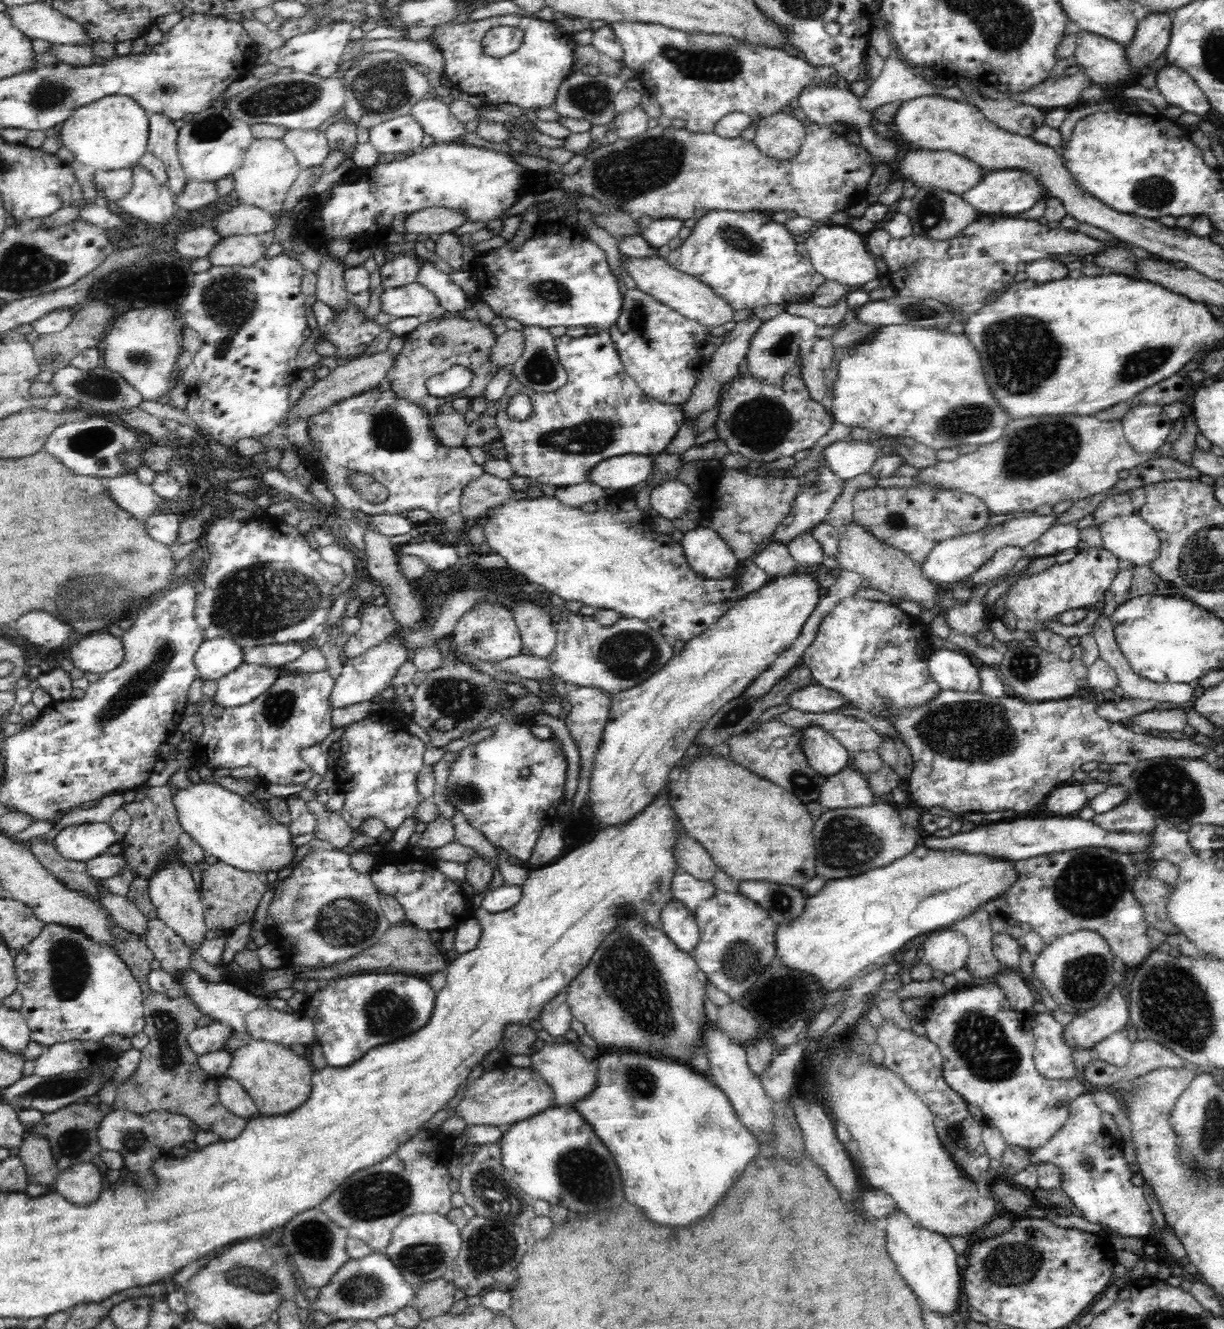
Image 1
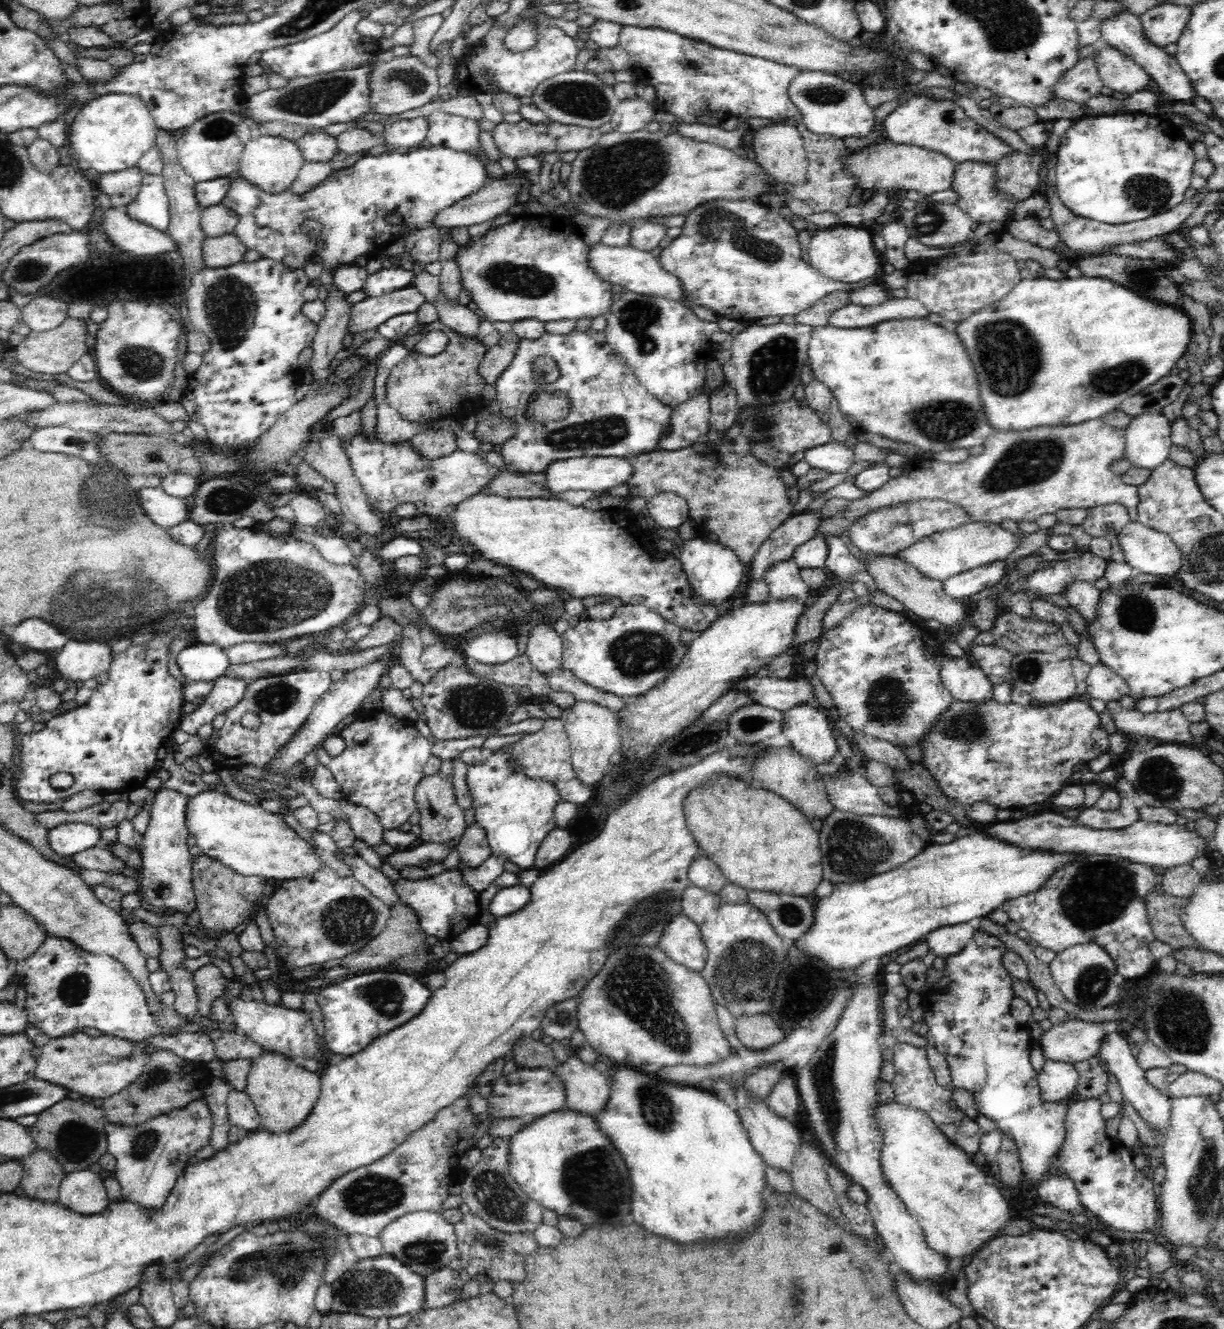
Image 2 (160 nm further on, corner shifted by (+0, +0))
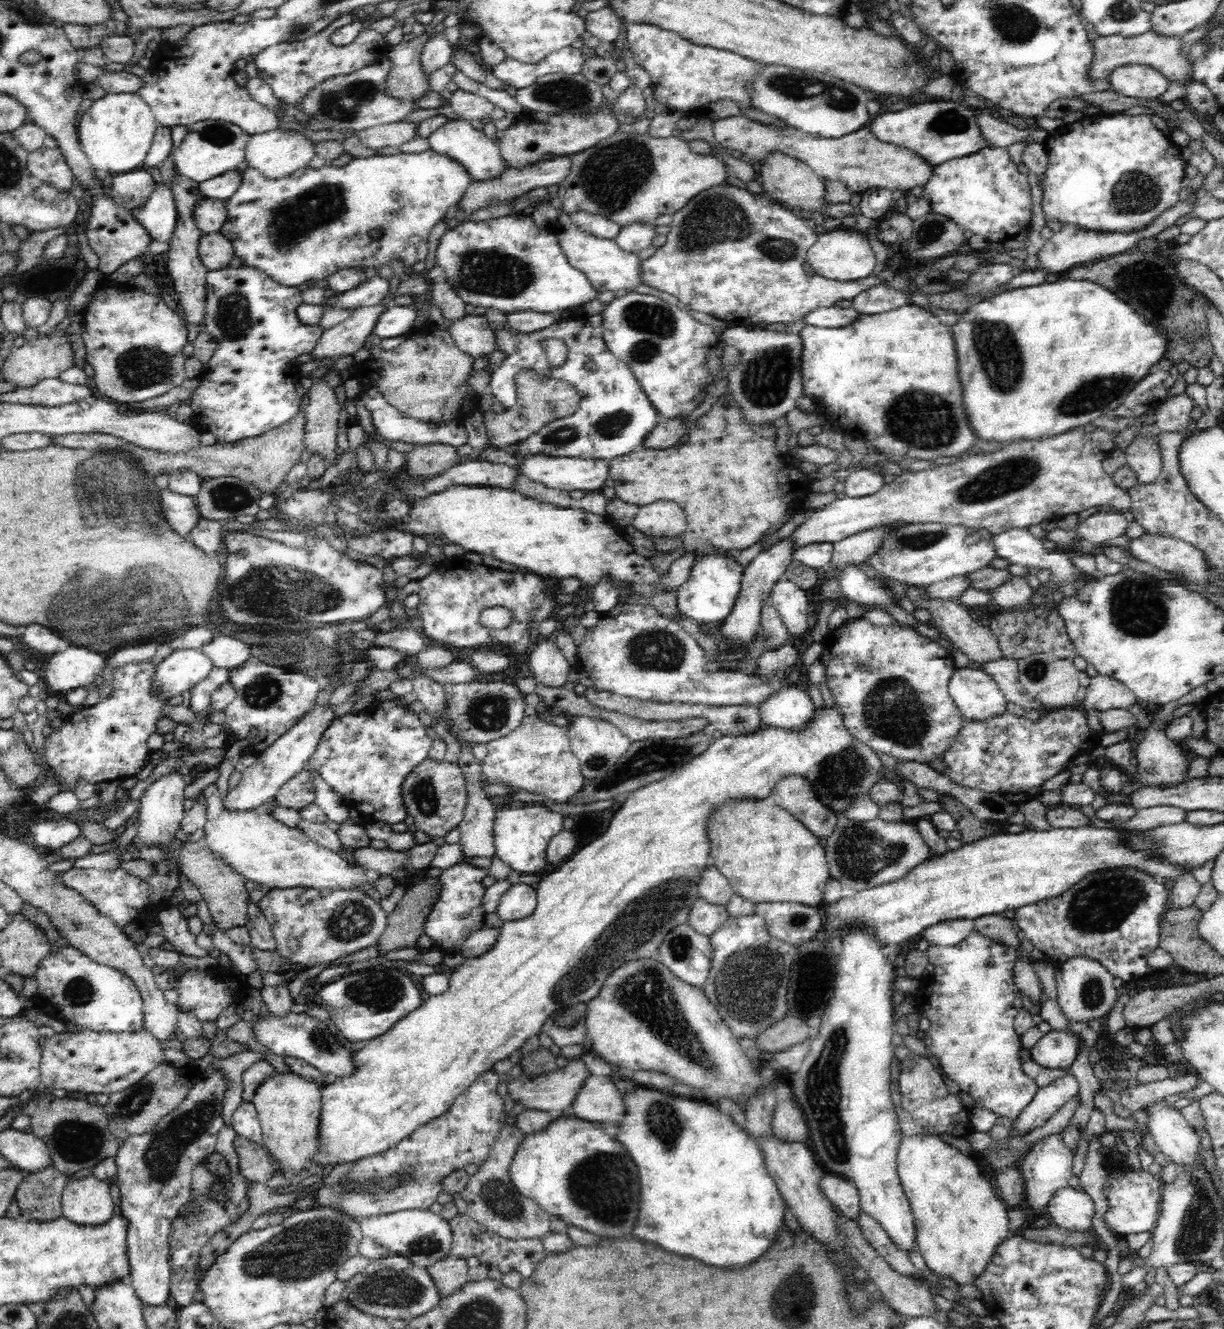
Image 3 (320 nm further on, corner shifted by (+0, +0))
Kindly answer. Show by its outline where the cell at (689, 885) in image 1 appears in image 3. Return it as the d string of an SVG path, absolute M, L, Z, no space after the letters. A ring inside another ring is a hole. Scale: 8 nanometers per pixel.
M700 898L690 908L687 924L696 932L704 936L710 936L728 918L729 912L725 906L708 904L704 899Z

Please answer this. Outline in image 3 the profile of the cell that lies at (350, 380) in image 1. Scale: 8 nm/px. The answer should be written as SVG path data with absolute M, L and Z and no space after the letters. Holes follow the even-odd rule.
M298 411L294 415L294 418L290 418L288 422L280 424L272 428L272 430L267 430L264 434L260 436L253 436L252 438L242 439L241 441L235 443L218 443L207 446L198 446L195 448L190 448L190 450L180 450L180 451L160 451L160 450L148 450L147 448L142 448L141 446L134 446L131 442L126 442L122 438L116 438L115 436L109 434L69 434L69 435L53 435L52 440L56 445L60 445L66 448L73 449L86 449L95 452L116 452L118 449L122 449L122 452L130 453L132 460L138 461L138 464L142 465L142 468L146 469L146 474L148 476L156 476L160 474L172 474L174 470L188 469L194 471L196 474L200 475L204 480L211 478L220 478L228 476L233 476L240 481L245 483L253 484L261 494L274 494L276 495L283 488L283 480L287 472L300 460L300 455L305 449L304 446L304 428L305 428L305 411Z

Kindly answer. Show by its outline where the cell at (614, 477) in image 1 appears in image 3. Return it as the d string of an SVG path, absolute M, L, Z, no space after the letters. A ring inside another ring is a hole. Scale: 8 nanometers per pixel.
M534 455L518 461L519 472L551 489L594 492L604 486L609 464L600 458L568 458Z

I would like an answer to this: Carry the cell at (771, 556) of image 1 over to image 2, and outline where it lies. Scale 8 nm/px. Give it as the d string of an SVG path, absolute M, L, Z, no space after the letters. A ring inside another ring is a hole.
M791 559L774 564L764 573L769 587L769 597L774 599L798 599L805 603L811 589L802 581L800 568Z

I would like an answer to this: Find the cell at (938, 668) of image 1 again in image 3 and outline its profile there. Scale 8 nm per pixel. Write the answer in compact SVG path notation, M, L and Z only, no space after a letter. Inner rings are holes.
M969 667L957 669L948 682L949 695L960 709L962 718L973 720L992 718L1006 711L1008 701L998 683L982 669Z

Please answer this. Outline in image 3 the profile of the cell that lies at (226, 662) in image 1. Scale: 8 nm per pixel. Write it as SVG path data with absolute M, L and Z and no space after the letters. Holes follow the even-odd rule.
M201 649L175 650L156 666L153 676L155 694L166 700L185 690L191 690L204 680L214 668L210 658Z

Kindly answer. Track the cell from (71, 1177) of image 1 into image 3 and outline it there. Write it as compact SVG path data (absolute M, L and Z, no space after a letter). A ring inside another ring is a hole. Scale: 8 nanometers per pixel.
M94 1175L82 1179L69 1179L62 1190L63 1217L81 1224L104 1223L114 1216L115 1200L110 1183Z

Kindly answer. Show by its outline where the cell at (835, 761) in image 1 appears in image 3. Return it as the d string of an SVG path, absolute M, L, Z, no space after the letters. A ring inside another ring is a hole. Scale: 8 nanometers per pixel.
M802 685L781 686L768 701L757 706L764 724L779 729L802 731L816 714L816 708Z

